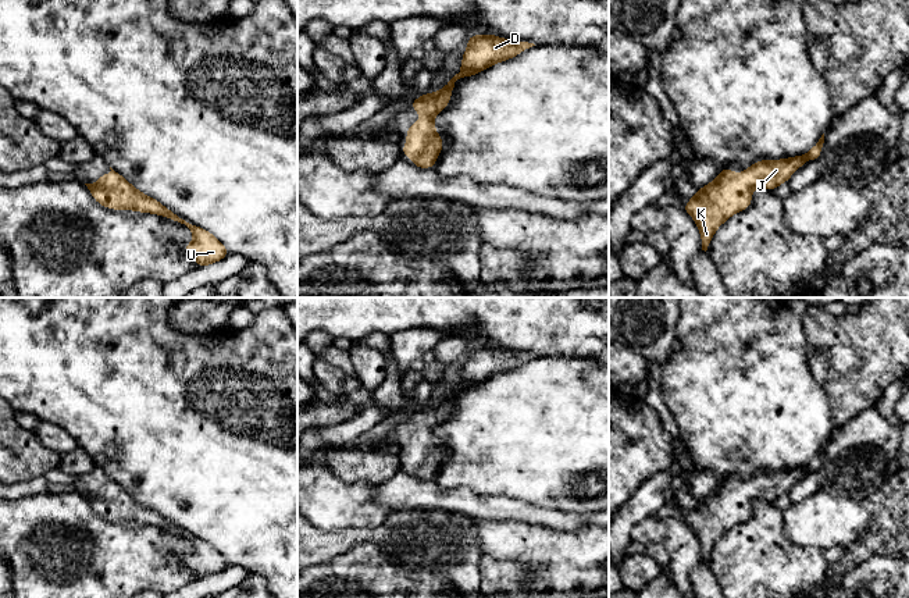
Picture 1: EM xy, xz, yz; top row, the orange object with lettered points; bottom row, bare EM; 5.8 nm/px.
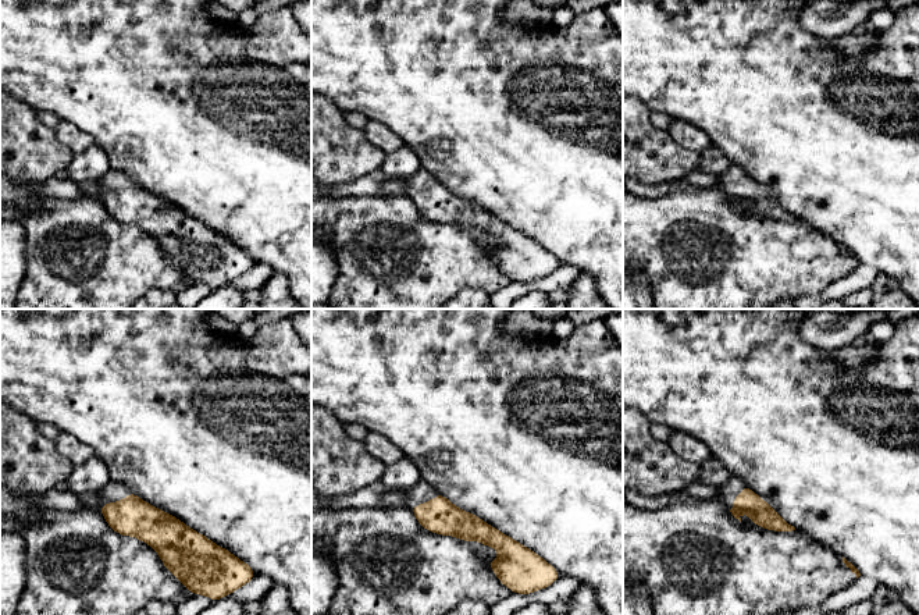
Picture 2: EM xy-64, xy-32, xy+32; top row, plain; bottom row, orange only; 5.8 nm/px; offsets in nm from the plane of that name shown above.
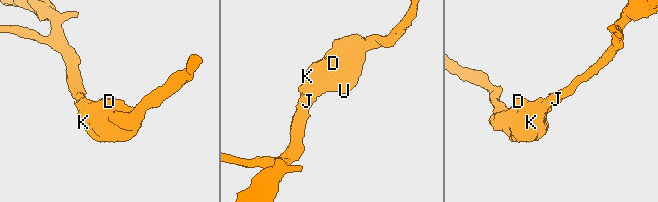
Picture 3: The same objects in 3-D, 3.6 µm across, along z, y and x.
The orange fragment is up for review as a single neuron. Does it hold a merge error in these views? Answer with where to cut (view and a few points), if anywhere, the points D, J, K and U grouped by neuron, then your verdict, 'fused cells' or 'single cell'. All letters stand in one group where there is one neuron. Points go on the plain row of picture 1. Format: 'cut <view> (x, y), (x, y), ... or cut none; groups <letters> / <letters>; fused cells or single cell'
cut none; groups D J K U; single cell

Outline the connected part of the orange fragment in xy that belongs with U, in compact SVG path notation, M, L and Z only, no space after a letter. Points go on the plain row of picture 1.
M110 478L107 487L99 487L97 495L85 495L95 512L113 522L135 522L170 530L189 540L195 548L192 555L183 558L186 566L197 573L197 579L217 574L229 566L229 562L208 542L179 528L156 510L139 503L121 485Z

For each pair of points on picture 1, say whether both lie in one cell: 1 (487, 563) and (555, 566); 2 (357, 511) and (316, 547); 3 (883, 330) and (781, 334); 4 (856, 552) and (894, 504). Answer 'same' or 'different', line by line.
1: different
2: different
3: different
4: same

